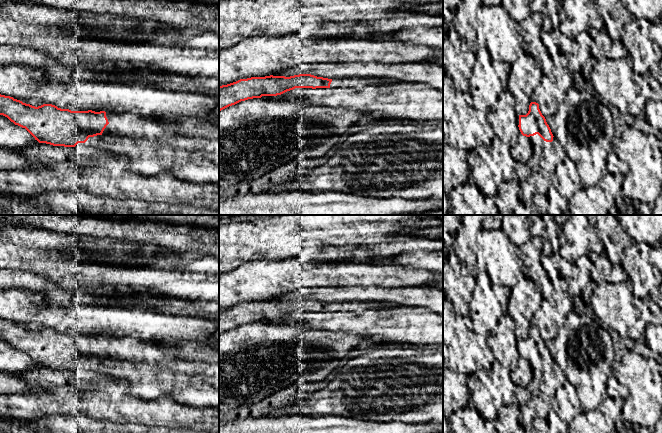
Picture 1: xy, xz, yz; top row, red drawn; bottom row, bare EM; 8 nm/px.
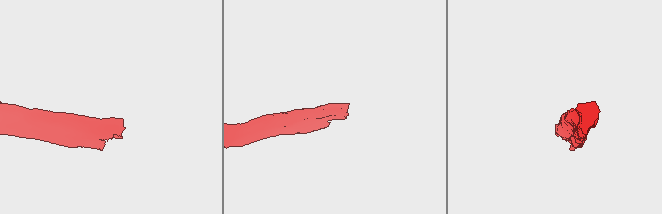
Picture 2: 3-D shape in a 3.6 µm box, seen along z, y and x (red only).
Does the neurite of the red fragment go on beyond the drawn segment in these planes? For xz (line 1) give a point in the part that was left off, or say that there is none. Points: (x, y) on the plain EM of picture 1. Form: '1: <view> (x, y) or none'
1: xz (351, 306)

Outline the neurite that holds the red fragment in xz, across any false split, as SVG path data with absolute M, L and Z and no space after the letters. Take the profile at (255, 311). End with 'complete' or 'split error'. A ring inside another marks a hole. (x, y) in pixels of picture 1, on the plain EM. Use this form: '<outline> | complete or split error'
M299 298L290 301L285 300L265 300L265 301L251 301L247 303L240 303L236 306L219 310L219 335L235 329L241 325L253 322L261 322L262 320L277 320L295 312L357 312L368 309L379 309L395 307L396 304L386 301L348 301L348 302L323 302L311 298Z | split error

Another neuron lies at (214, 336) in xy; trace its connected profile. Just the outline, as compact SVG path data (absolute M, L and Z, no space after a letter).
M219 325L209 336L209 345L213 347L219 346Z

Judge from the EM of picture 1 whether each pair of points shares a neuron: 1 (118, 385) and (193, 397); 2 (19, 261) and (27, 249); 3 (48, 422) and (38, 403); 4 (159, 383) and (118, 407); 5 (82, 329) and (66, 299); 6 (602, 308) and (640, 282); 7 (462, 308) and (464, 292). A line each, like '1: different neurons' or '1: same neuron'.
1: different neurons
2: same neuron
3: different neurons
4: different neurons
5: different neurons
6: different neurons
7: same neuron

